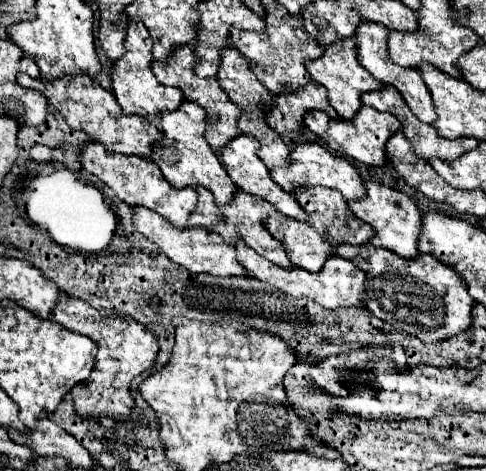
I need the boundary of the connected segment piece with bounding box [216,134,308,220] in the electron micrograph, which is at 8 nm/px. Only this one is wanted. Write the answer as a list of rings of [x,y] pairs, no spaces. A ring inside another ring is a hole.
[[[238,136],[234,138],[234,142],[230,142],[224,150],[216,150],[216,154],[220,154],[220,162],[224,164],[228,176],[232,178],[232,182],[236,182],[236,186],[248,194],[254,194],[266,202],[270,202],[272,206],[276,206],[284,216],[288,218],[296,218],[296,220],[304,220],[308,218],[308,214],[304,212],[304,208],[294,200],[292,194],[288,194],[286,190],[282,190],[272,178],[270,178],[270,170],[264,166],[264,162],[258,158],[258,148],[260,144],[256,142],[256,138],[252,136]]]

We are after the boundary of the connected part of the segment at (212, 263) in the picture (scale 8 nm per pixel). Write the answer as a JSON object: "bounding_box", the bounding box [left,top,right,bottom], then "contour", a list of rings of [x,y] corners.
{"bounding_box":[134,208,250,278],"contour":[[[134,208],[134,226],[138,232],[142,232],[146,238],[150,238],[154,244],[158,244],[164,254],[188,268],[192,274],[210,274],[210,276],[240,276],[240,278],[250,278],[246,274],[246,268],[236,260],[236,242],[240,240],[240,234],[234,230],[234,226],[216,226],[216,230],[212,234],[208,234],[208,230],[200,230],[200,228],[186,228],[186,230],[178,230],[174,228],[170,222],[166,222],[166,218],[162,218],[160,214],[148,210],[148,208]]]}

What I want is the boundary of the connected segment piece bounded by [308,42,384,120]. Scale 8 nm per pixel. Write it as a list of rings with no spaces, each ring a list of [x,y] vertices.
[[[334,42],[324,50],[322,58],[308,62],[308,72],[314,82],[322,84],[328,90],[328,100],[342,120],[352,120],[356,116],[356,112],[362,108],[364,92],[376,92],[384,88],[384,82],[372,78],[372,74],[368,74],[368,70],[358,64],[354,42]]]

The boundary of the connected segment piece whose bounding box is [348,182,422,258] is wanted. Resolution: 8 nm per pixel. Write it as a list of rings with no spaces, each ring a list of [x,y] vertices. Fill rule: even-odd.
[[[368,182],[366,190],[368,190],[366,198],[362,198],[360,202],[350,202],[348,206],[360,220],[364,220],[366,224],[370,224],[372,228],[378,230],[372,244],[388,248],[402,258],[416,258],[418,256],[418,238],[422,232],[422,212],[418,210],[418,206],[406,194],[392,190],[388,186],[376,184],[376,182]]]

